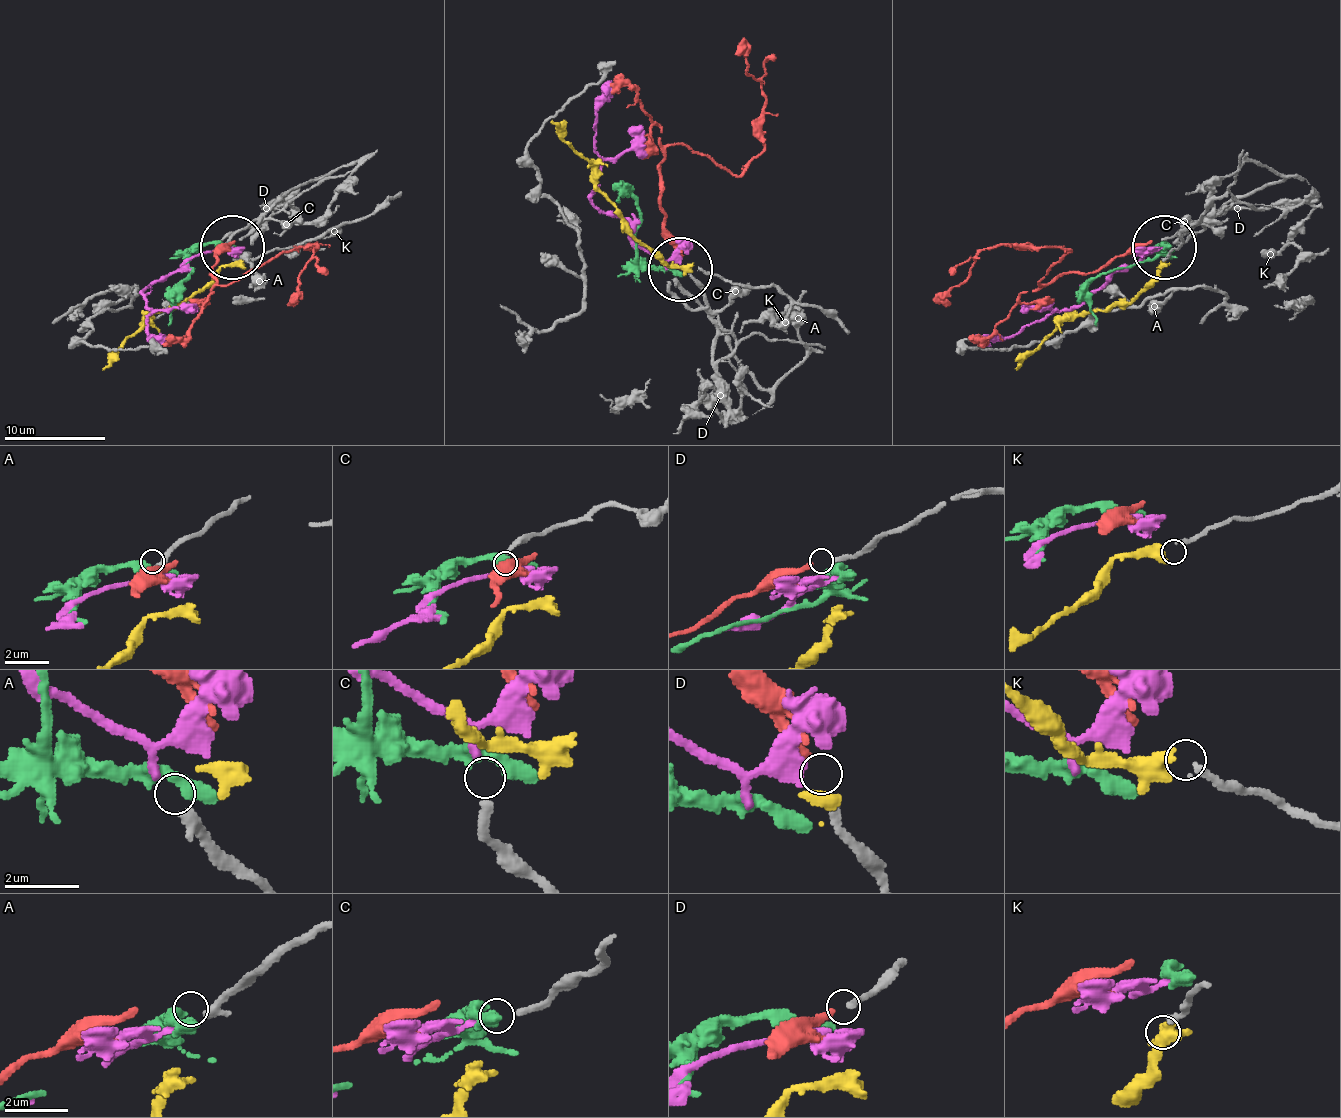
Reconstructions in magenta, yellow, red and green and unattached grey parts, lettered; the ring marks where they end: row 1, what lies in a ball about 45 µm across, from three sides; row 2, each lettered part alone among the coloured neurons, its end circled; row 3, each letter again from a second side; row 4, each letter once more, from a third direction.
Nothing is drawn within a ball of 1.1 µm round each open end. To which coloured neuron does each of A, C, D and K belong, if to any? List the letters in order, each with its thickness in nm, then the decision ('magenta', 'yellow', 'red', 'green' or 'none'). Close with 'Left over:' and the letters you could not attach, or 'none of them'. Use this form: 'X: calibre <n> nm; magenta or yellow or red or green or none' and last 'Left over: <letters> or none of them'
A: calibre 280 nm; green
C: calibre 240 nm; magenta
D: calibre 200 nm; red
K: calibre 200 nm; yellow
Left over: none of them

